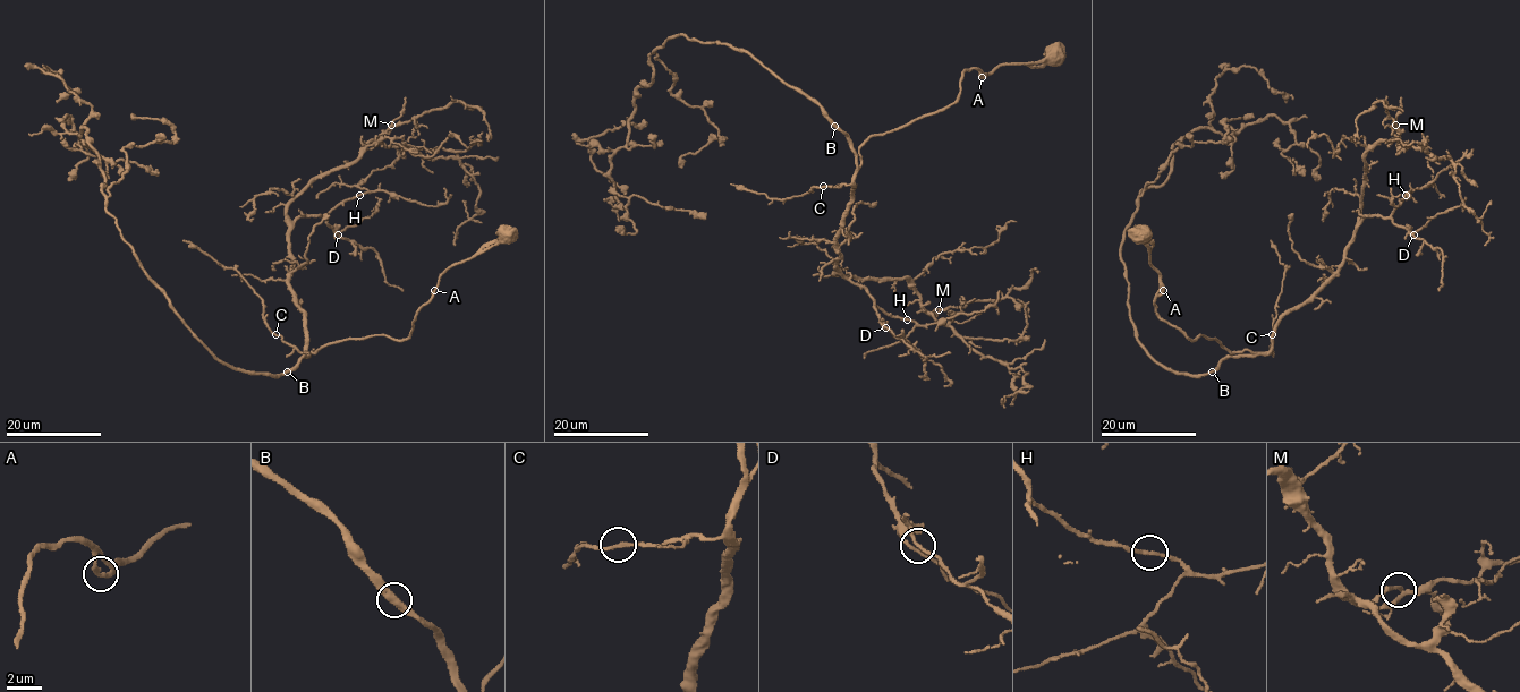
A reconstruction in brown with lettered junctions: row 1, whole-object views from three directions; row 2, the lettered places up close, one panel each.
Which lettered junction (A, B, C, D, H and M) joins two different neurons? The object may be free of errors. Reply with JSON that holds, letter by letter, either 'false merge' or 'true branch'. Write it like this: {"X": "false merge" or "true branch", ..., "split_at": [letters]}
{"A": "true branch", "B": "true branch", "C": "true branch", "D": "true branch", "H": "true branch", "M": "true branch", "split_at": []}

